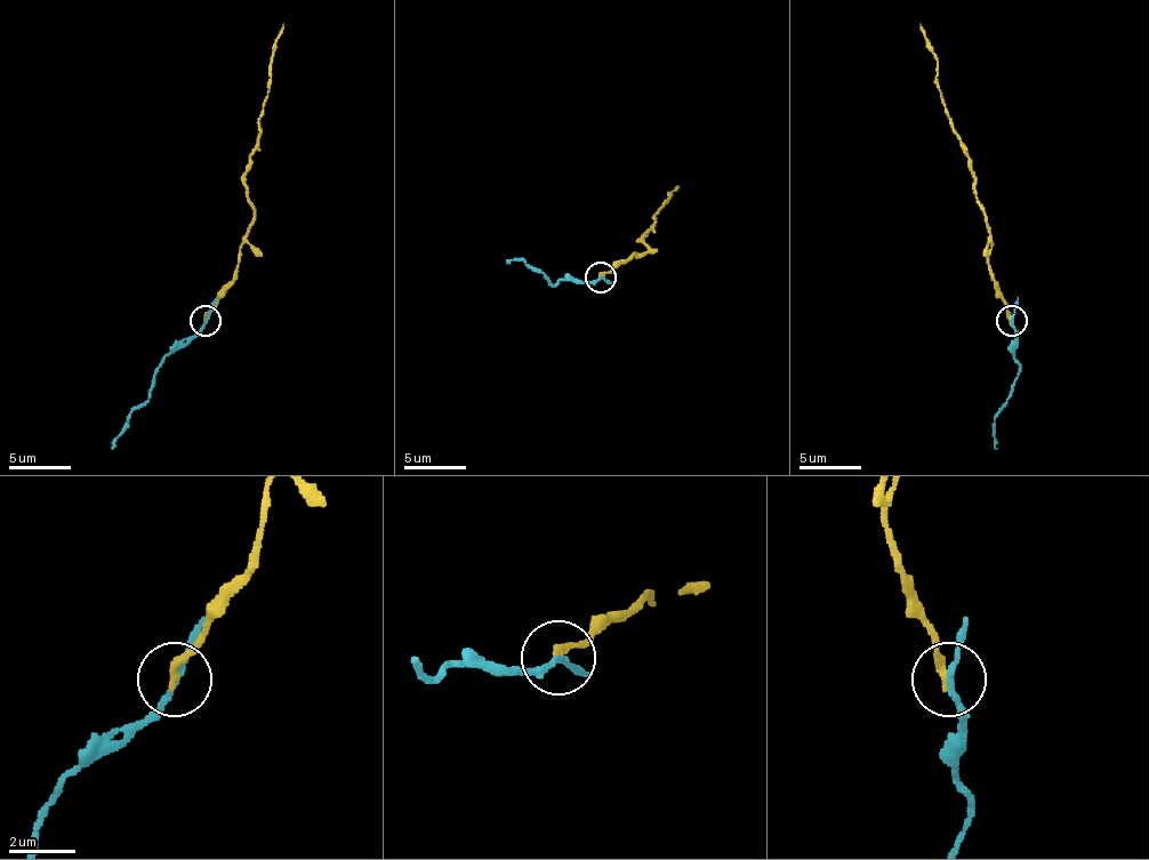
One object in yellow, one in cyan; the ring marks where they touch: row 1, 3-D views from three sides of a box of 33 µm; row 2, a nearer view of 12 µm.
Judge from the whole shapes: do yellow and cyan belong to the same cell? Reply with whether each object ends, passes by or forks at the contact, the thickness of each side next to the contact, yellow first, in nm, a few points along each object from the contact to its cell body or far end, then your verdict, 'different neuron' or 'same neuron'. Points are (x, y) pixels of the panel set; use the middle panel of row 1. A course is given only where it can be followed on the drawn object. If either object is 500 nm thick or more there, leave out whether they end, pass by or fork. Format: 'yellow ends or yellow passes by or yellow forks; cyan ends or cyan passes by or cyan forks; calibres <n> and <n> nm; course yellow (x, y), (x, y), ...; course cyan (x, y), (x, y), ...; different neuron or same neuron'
yellow ends; cyan passes by; calibres 240 and 170 nm; course yellow (602, 274), (629, 256), (642, 256), (648, 250), (642, 238), (679, 185); course cyan (602, 278), (552, 283), (521, 259), (506, 262); different neuron

